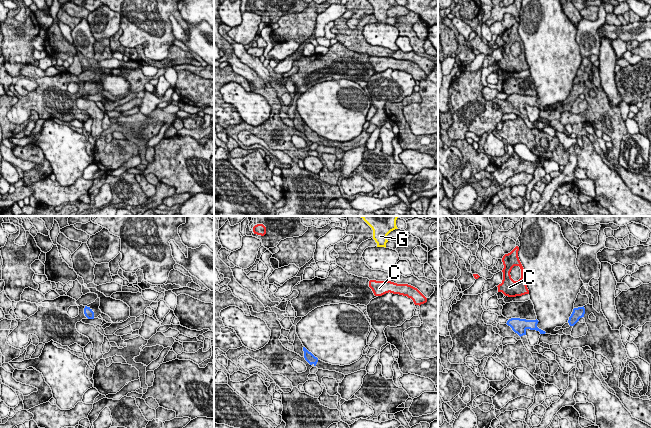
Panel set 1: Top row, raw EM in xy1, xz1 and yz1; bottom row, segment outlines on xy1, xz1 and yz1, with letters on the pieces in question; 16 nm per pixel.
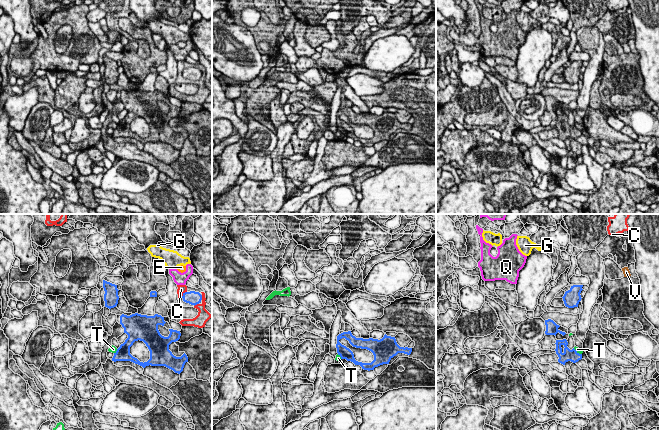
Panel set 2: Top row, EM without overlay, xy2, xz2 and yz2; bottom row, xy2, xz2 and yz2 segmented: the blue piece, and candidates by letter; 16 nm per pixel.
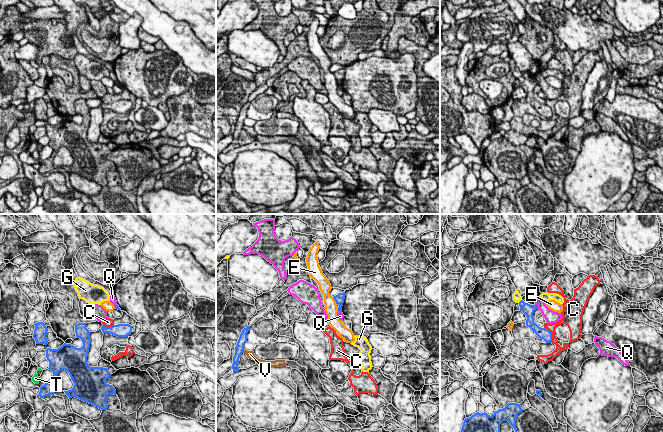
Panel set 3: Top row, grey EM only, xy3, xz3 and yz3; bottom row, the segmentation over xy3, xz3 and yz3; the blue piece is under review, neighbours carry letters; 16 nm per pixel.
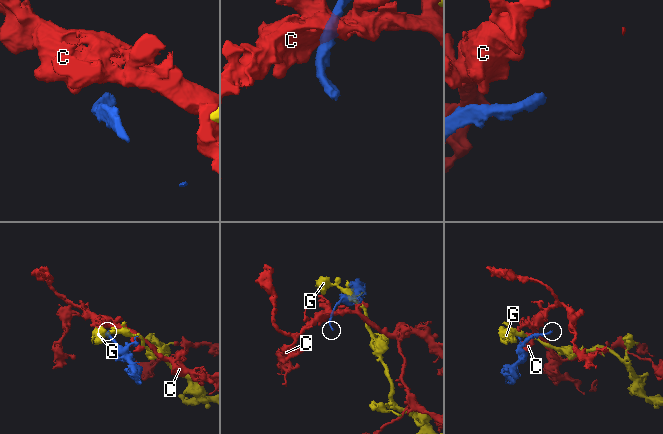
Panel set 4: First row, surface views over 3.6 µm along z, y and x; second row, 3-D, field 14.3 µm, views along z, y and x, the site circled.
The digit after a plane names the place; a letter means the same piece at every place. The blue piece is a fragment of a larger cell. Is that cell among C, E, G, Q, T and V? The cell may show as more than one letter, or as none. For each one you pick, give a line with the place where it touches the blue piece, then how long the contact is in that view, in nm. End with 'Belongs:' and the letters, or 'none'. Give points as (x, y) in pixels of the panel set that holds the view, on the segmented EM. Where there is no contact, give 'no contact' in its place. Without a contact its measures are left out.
Belongs: none

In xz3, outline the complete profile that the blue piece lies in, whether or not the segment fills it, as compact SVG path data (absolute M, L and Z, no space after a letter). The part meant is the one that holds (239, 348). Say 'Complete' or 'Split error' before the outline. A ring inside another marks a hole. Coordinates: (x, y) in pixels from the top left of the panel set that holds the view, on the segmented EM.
Complete. M247 326L242 330L240 337L238 339L237 345L235 347L235 355L233 357L233 364L231 367L233 369L233 373L238 372L240 370L238 367L239 358L243 353L244 344L247 342L247 333L250 330L250 327L251 326Z

